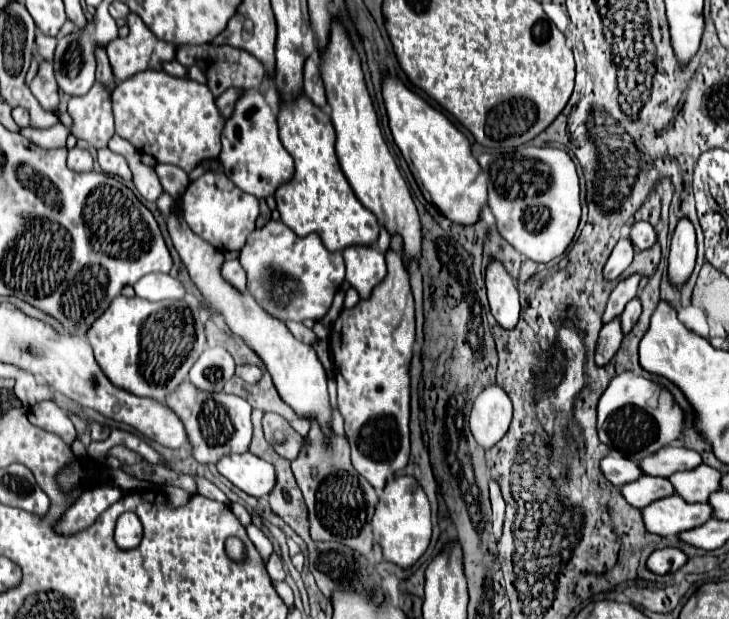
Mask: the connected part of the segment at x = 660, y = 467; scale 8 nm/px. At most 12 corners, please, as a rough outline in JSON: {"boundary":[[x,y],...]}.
{"boundary":[[665,446],[641,462],[643,474],[669,478],[703,464],[699,452]]}

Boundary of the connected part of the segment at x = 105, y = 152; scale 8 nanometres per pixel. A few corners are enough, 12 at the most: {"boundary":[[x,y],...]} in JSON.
{"boundary":[[109,148],[97,150],[105,174],[131,180],[127,160]]}

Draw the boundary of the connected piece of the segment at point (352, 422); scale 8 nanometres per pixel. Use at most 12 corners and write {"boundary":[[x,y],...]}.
{"boundary":[[397,252],[331,326],[353,468],[409,460],[415,308]]}

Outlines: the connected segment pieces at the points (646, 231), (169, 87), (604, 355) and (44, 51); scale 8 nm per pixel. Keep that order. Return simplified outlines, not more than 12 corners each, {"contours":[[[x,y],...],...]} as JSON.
{"contours":[[[635,222],[631,242],[647,250],[657,242],[657,232],[649,222]],[[143,70],[117,82],[115,132],[191,172],[221,152],[205,84]],[[619,318],[603,324],[595,362],[607,364],[621,346]],[[37,32],[35,46],[45,60],[53,60],[57,38]]]}

